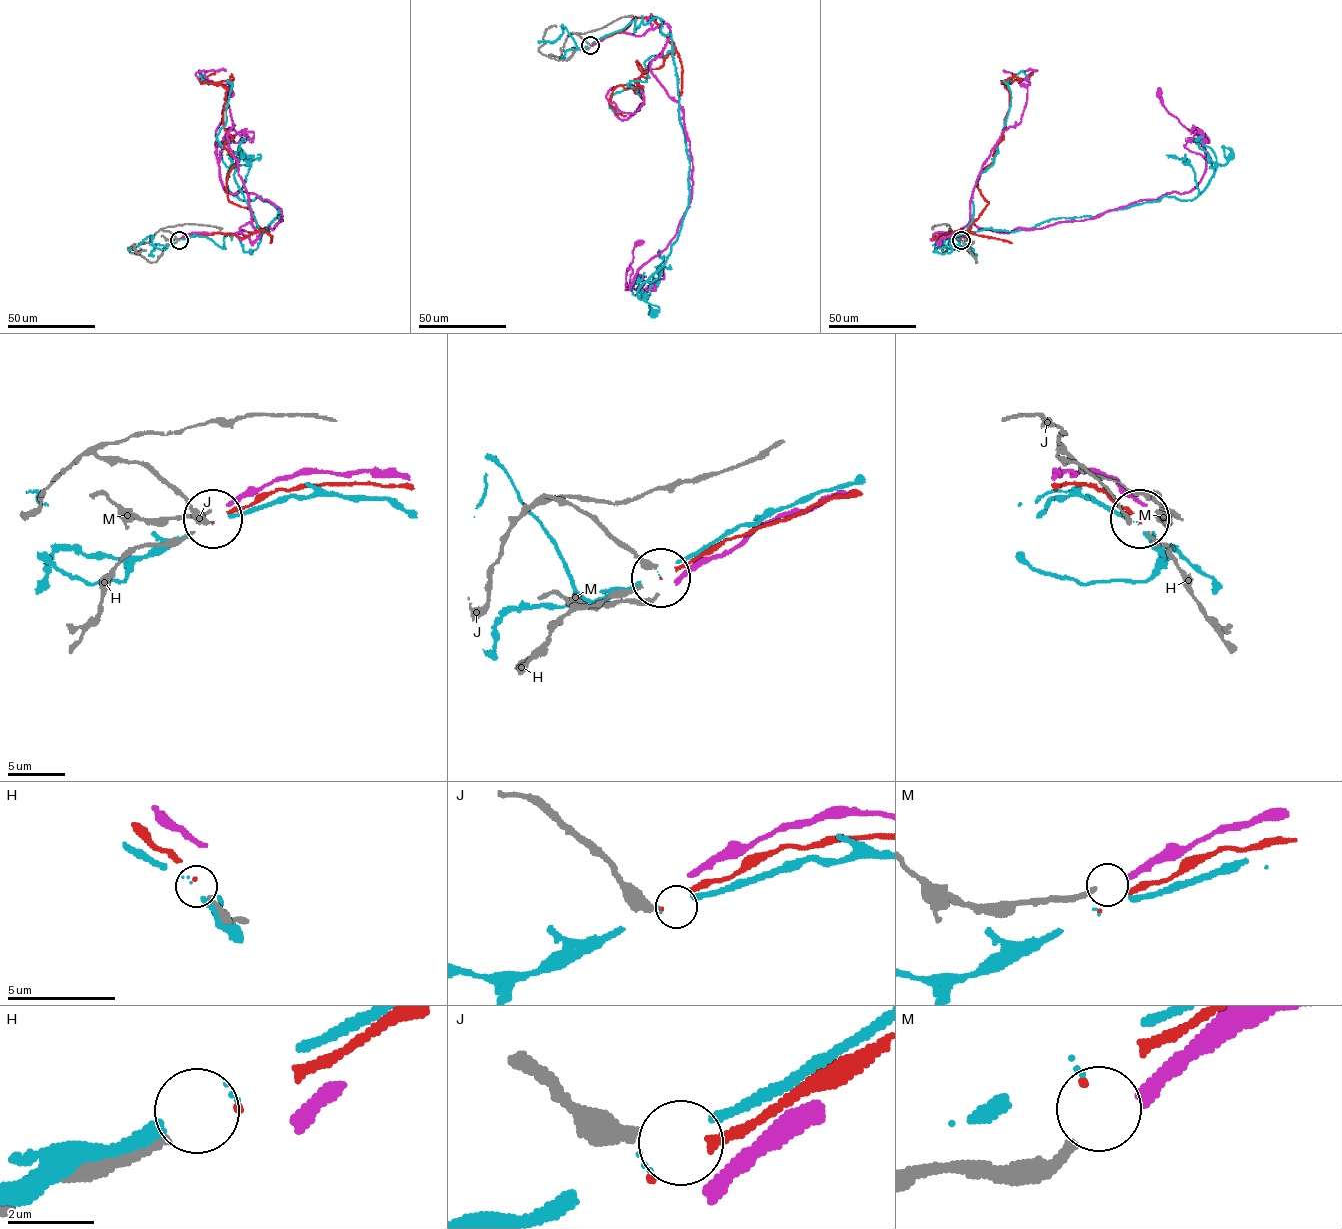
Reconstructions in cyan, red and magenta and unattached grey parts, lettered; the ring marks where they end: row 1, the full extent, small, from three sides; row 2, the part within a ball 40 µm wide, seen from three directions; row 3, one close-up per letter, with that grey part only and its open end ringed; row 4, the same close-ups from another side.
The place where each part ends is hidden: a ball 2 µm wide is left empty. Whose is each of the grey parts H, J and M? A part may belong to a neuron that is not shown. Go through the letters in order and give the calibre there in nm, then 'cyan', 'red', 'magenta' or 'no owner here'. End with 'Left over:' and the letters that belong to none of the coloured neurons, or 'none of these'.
H: calibre 170 nm; red
J: calibre 360 nm; no owner here
M: calibre 260 nm; magenta
Left over: J

